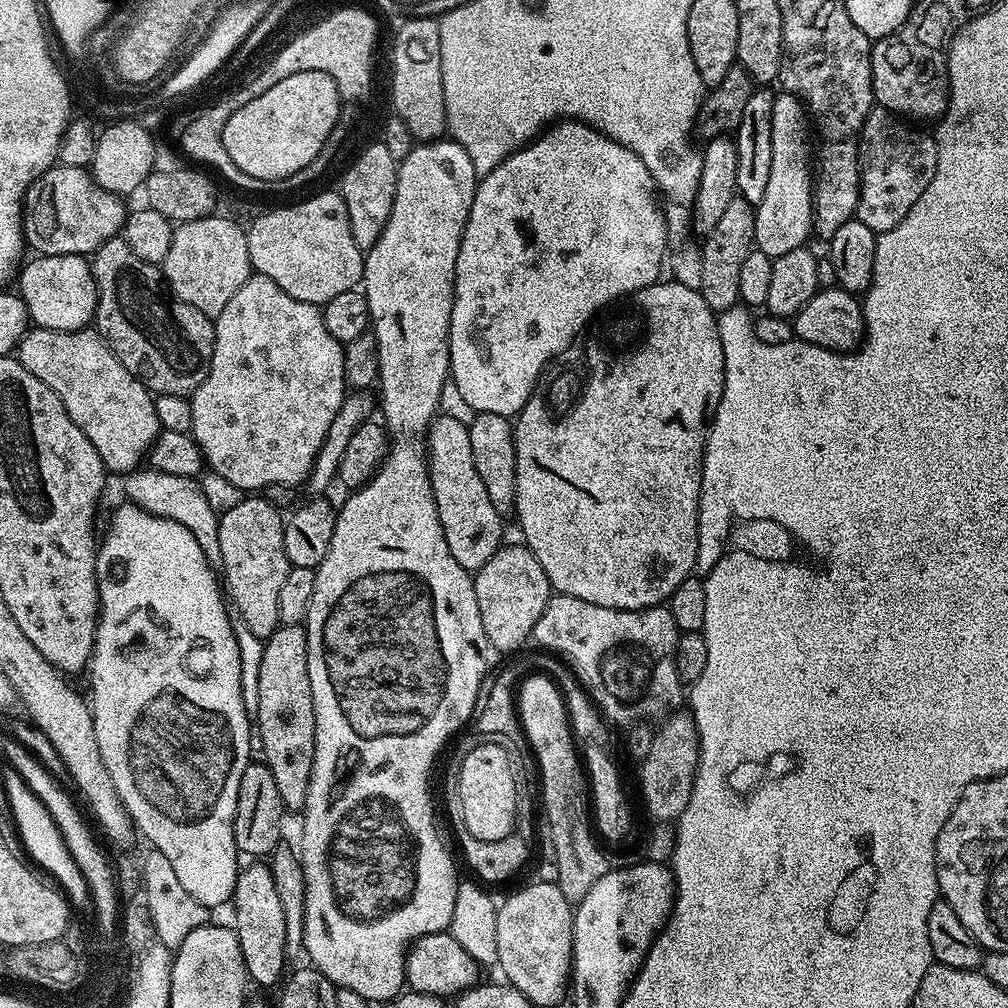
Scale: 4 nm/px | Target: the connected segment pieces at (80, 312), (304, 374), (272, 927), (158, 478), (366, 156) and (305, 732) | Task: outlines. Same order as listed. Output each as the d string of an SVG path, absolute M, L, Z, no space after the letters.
M37 255L18 272L18 295L24 301L28 319L35 327L59 332L77 332L96 319L96 283L91 263L84 256Z
M253 274L248 277L247 282L226 302L226 310L222 310L220 316L215 317L214 327L216 330L216 341L214 342L214 354L210 362L208 376L192 393L192 431L191 436L196 439L196 445L204 455L205 465L211 471L222 474L226 482L234 482L234 486L245 490L262 490L270 483L286 483L293 486L300 486L307 481L314 458L326 438L326 430L330 430L330 422L334 422L334 414L338 414L338 406L342 406L346 395L346 385L344 380L344 345L337 342L334 334L326 330L324 313L319 307L310 302L298 302L298 298L290 298L270 278Z
M264 862L245 863L236 876L231 903L236 904L234 931L242 950L247 979L264 988L279 985L285 975L286 917L282 914L282 901L278 898L278 886L274 886L271 867Z
M142 468L129 473L123 480L125 496L131 503L152 513L158 517L168 518L170 521L176 521L179 525L186 526L194 538L198 540L198 546L202 547L204 555L210 564L218 568L221 564L221 543L218 541L218 530L220 529L219 513L213 510L210 502L206 499L206 494L202 493L199 481L195 477L166 474L164 471L158 471L153 468Z
M376 142L360 152L360 157L349 166L340 180L338 191L346 202L346 214L350 218L350 234L354 234L354 242L361 250L367 250L378 242L382 230L386 230L386 222L390 218L390 210L394 206L394 190L398 182L396 169L398 162L386 150L383 142Z
M281 624L263 641L262 664L258 673L258 712L254 717L254 728L258 733L258 748L264 751L263 763L274 774L278 794L282 794L285 809L303 809L310 786L310 774L314 766L316 746L316 715L314 698L310 690L310 670L308 669L308 634L301 625Z

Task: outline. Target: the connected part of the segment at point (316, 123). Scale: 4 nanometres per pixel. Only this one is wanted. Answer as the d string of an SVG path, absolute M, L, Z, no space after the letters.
M302 70L302 74L282 78L282 82L270 86L270 90L253 94L242 110L234 110L234 114L230 114L230 122L226 122L224 127L222 142L226 146L226 154L230 154L230 162L234 162L242 174L268 181L288 179L313 162L330 130L335 128L341 109L342 97L334 78L322 70Z

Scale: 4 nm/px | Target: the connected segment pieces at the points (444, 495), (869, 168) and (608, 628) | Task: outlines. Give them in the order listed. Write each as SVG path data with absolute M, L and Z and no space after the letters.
M437 415L428 427L426 437L426 459L428 477L432 483L434 502L438 506L438 518L454 554L454 562L462 566L469 574L475 574L505 543L502 513L494 510L478 470L474 470L474 450L470 450L468 425L458 422L458 418Z
M874 106L862 126L858 143L860 146L860 197L856 207L855 219L861 220L870 230L877 234L894 230L906 214L926 194L926 186L930 186L930 178L934 178L934 170L938 166L938 150L936 149L936 137L924 132L919 132L919 127L905 122L895 112L885 108Z
M556 594L549 599L546 610L542 610L542 618L538 618L531 639L537 640L540 648L549 653L564 658L569 656L574 676L576 672L575 679L584 685L584 691L596 708L616 724L628 726L633 722L659 721L673 715L683 705L680 704L683 700L685 703L686 688L676 669L678 629L667 607L640 608L637 612L627 612L594 606L594 602L582 602L582 598Z

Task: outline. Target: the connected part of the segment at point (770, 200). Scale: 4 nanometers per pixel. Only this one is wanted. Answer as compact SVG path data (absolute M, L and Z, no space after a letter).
M783 90L776 92L774 110L770 114L770 182L766 182L766 194L762 202L755 205L756 221L754 222L755 247L762 254L778 257L790 250L798 250L809 243L808 236L812 231L812 190L814 187L814 172L810 167L810 152L808 156L808 132L810 136L810 120L806 109L798 97Z

